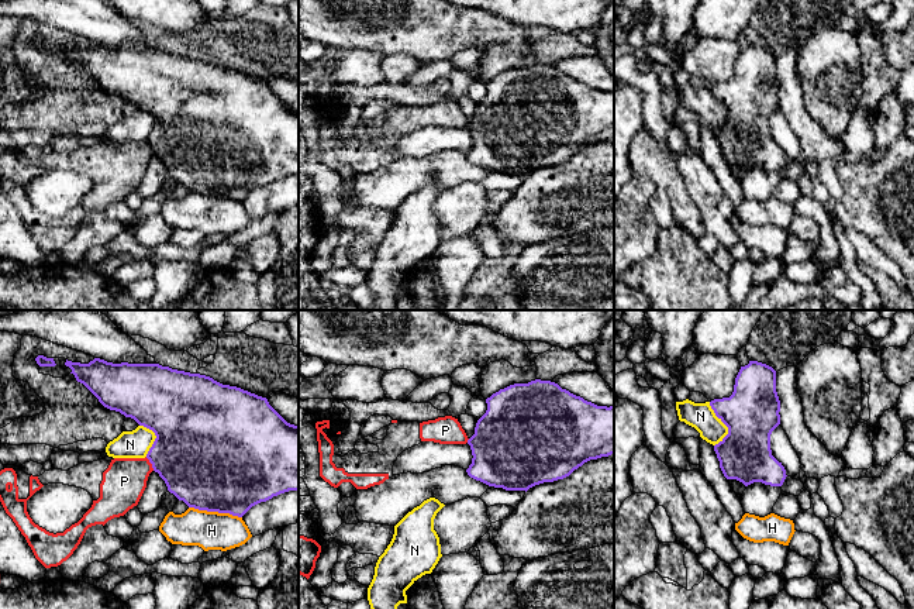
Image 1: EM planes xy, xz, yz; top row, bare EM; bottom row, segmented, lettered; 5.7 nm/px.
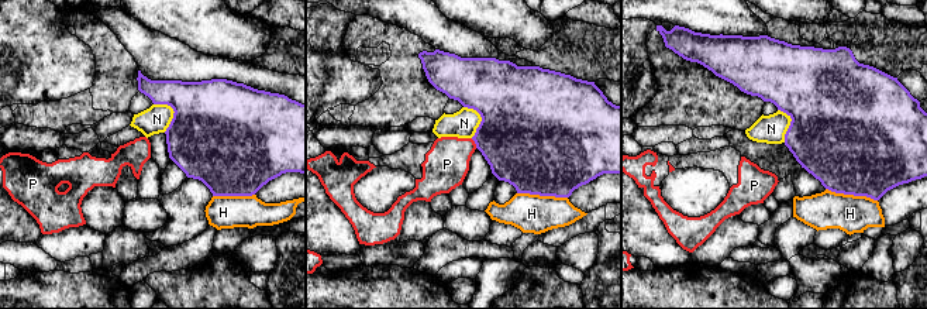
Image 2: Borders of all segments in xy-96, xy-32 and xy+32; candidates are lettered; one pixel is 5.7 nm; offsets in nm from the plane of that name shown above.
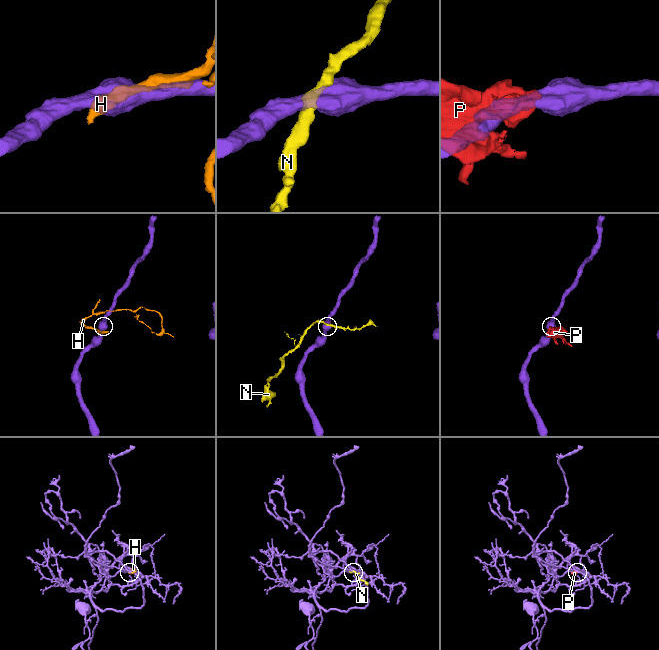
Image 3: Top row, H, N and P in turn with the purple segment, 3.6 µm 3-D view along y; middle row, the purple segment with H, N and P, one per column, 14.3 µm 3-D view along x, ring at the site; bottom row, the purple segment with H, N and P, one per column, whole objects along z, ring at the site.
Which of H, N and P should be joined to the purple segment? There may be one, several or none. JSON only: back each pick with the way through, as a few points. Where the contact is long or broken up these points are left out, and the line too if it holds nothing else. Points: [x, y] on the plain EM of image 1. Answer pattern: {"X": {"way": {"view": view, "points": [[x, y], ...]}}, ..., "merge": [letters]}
{"merge": []}

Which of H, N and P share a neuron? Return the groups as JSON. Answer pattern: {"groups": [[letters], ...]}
{"groups": [["H"], ["N"], ["P"]]}

